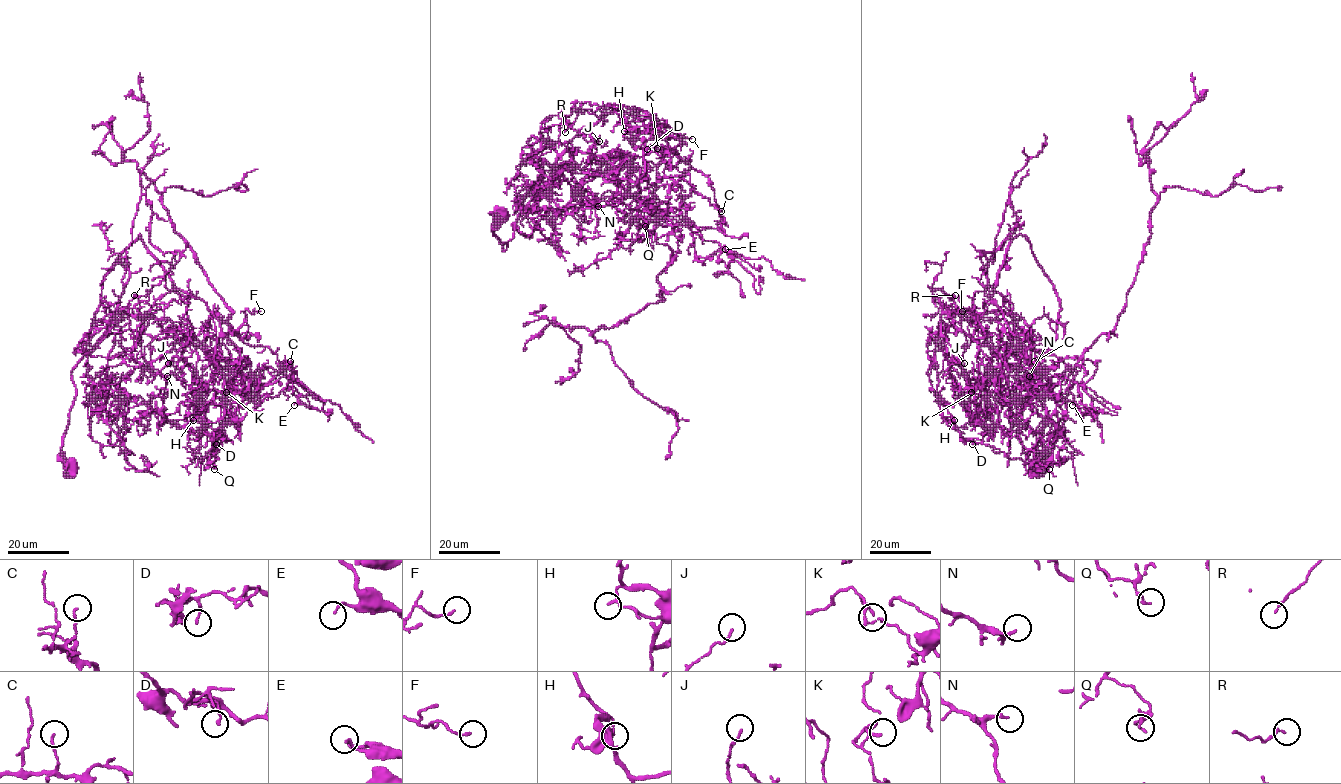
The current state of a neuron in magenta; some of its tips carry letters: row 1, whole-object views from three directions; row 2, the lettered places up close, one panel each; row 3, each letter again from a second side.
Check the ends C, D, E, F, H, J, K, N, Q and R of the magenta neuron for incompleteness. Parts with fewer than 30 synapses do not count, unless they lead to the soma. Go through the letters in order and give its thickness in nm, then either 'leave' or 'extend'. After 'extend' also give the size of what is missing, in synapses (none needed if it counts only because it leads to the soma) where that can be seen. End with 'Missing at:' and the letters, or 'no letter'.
C: calibre 110 nm; leave
D: calibre 130 nm; leave
E: calibre 140 nm; leave
F: calibre 110 nm; leave
H: calibre 150 nm; leave
J: calibre 110 nm; leave
K: calibre 140 nm; leave
N: calibre 160 nm; extend; 50 synapses
Q: calibre 120 nm; leave
R: calibre 110 nm; leave
Missing at: N

